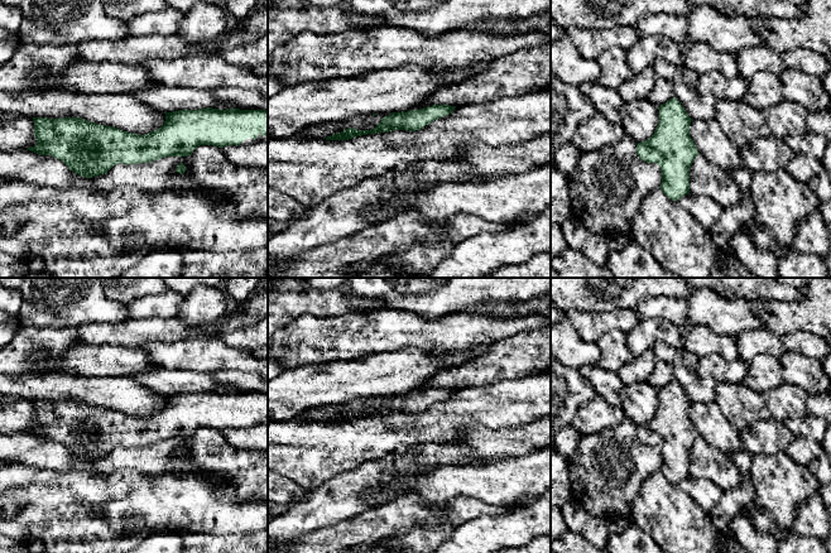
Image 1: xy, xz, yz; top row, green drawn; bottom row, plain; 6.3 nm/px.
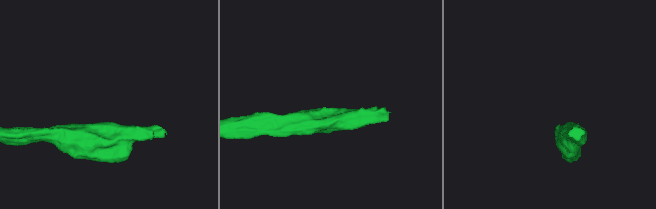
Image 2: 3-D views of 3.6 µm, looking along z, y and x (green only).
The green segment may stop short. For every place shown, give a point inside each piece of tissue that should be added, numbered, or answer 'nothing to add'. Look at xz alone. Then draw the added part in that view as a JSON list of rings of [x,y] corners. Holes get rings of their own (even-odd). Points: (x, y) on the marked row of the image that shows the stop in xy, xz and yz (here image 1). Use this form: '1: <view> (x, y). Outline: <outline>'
nothing to add

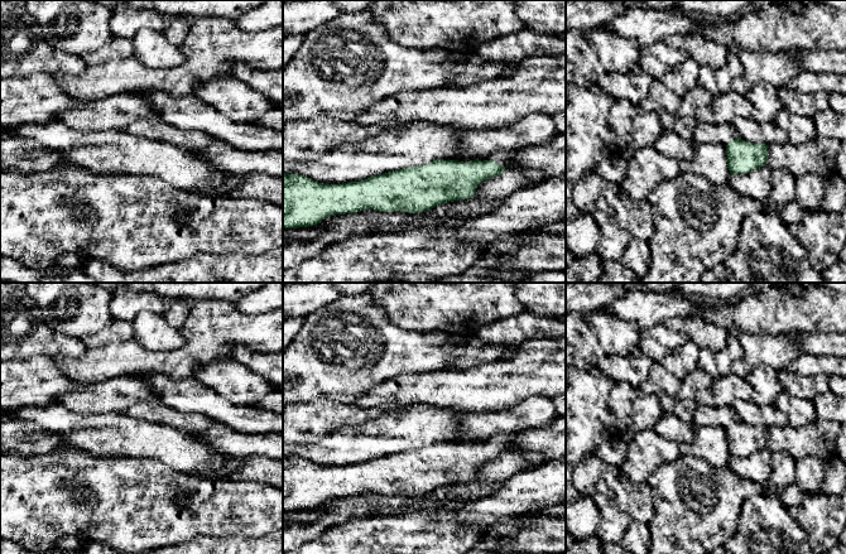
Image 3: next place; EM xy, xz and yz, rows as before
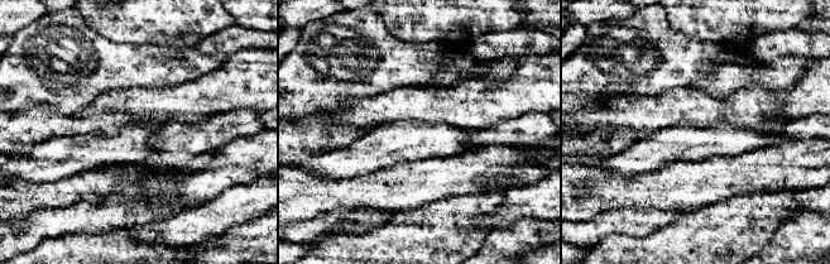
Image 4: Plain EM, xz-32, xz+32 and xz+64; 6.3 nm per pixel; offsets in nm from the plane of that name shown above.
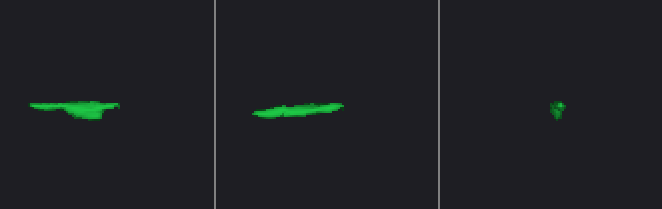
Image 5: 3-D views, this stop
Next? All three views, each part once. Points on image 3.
1: xz (503, 158). Outline: [[[500,150],[500,151],[495,151],[482,159],[479,159],[481,162],[484,160],[491,160],[491,162],[496,162],[500,167],[506,167],[509,165],[514,159],[514,151],[505,151],[505,150]]]

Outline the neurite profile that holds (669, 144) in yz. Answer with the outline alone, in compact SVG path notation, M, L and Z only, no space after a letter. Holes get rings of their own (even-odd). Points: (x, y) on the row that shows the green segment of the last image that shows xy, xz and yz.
M663 130L654 148L663 155L678 162L693 158L693 143L683 139L672 130Z

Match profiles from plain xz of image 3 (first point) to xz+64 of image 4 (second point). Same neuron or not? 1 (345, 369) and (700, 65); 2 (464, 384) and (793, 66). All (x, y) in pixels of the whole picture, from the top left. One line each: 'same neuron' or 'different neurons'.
1: same neuron
2: different neurons

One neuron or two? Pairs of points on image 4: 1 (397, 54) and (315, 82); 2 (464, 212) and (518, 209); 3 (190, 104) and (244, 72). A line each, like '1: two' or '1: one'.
1: one
2: two
3: one

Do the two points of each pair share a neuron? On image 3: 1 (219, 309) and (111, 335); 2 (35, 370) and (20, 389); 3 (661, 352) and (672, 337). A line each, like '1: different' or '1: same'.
1: different
2: same
3: same

